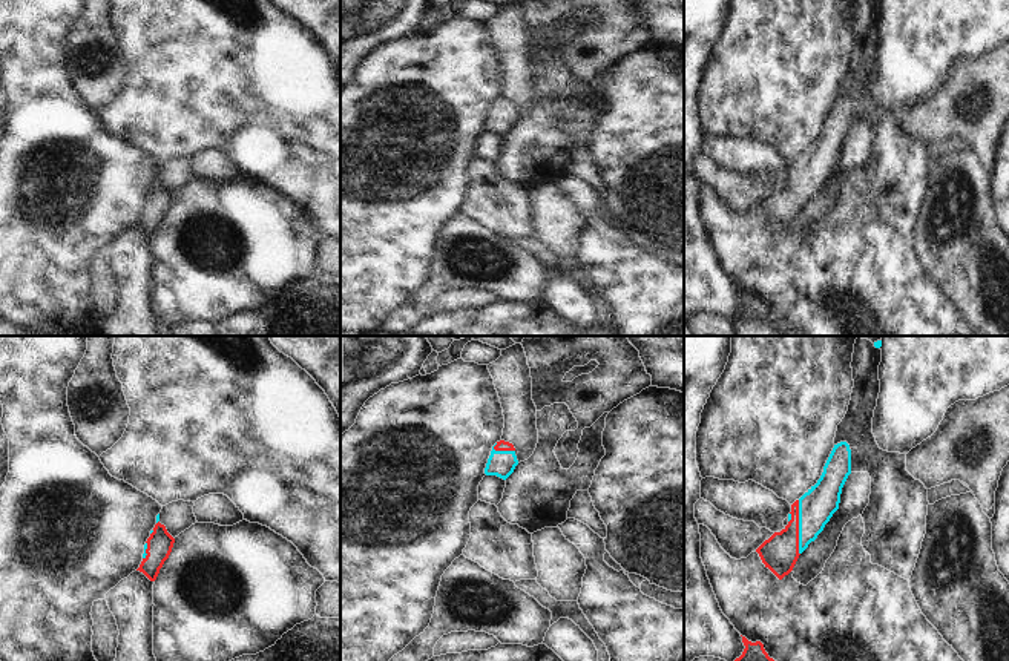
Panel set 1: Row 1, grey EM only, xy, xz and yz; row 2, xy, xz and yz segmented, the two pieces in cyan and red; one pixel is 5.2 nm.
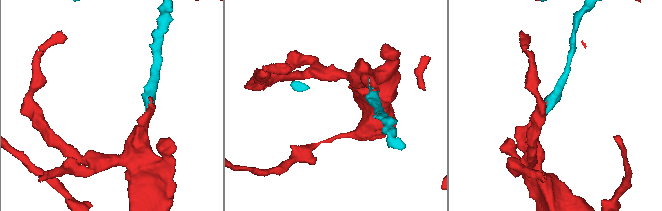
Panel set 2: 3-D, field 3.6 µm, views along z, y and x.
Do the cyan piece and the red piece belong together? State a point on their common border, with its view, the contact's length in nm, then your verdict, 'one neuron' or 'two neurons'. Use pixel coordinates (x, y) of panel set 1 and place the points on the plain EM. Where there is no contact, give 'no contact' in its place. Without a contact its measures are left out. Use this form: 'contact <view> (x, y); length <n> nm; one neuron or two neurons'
contact yz (799, 184); length 280 nm; one neuron

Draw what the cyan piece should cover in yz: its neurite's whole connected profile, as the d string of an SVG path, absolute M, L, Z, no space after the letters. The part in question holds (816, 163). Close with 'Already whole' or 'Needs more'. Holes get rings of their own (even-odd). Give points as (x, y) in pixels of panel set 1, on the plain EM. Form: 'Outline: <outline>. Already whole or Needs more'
Outline: M840 98L834 101L817 140L791 161L788 181L756 206L765 224L779 236L793 227L799 212L839 166L842 144L850 130L851 106L846 98Z. Needs more

